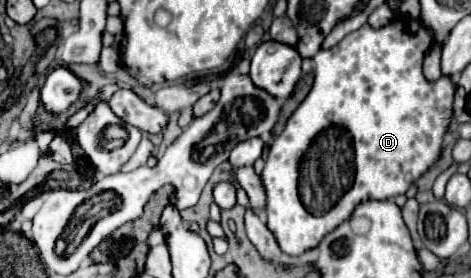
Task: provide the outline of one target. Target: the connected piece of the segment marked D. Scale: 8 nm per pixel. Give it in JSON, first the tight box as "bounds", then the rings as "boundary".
{"bounds":[262,18,454,258],"boundary":[[[394,18],[388,26],[378,30],[364,24],[362,28],[346,34],[336,46],[320,50],[312,58],[314,86],[290,116],[284,132],[272,142],[262,170],[262,184],[268,194],[268,230],[274,234],[280,250],[288,256],[298,258],[316,248],[328,232],[352,216],[360,202],[370,198],[386,200],[406,194],[408,186],[418,180],[440,156],[442,140],[452,118],[454,84],[450,78],[440,78],[434,84],[424,78],[422,62],[430,46],[432,32],[428,32],[420,20]]]}

